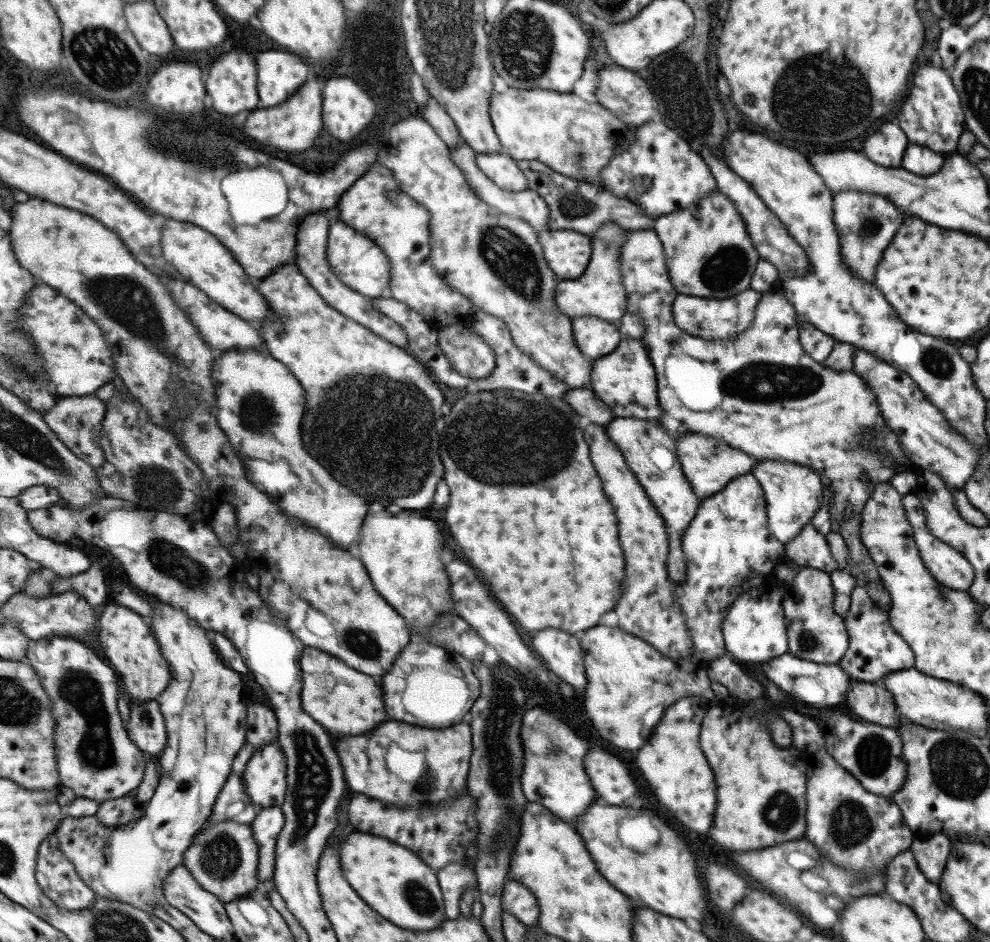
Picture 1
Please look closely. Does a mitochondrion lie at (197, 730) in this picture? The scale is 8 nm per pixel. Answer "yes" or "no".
yes

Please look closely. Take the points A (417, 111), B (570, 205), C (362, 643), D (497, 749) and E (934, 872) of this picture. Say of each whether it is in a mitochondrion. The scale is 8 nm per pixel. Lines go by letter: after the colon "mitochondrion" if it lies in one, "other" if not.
A: other
B: mitochondrion
C: mitochondrion
D: mitochondrion
E: other

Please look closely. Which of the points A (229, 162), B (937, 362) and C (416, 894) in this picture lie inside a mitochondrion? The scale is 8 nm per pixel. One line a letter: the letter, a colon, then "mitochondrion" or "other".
A: other
B: mitochondrion
C: mitochondrion

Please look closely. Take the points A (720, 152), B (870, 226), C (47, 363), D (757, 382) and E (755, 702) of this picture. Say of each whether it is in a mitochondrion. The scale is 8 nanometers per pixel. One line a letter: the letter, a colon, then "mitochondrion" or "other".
A: other
B: mitochondrion
C: other
D: mitochondrion
E: other

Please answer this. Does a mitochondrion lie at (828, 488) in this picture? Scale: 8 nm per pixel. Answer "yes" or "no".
no

